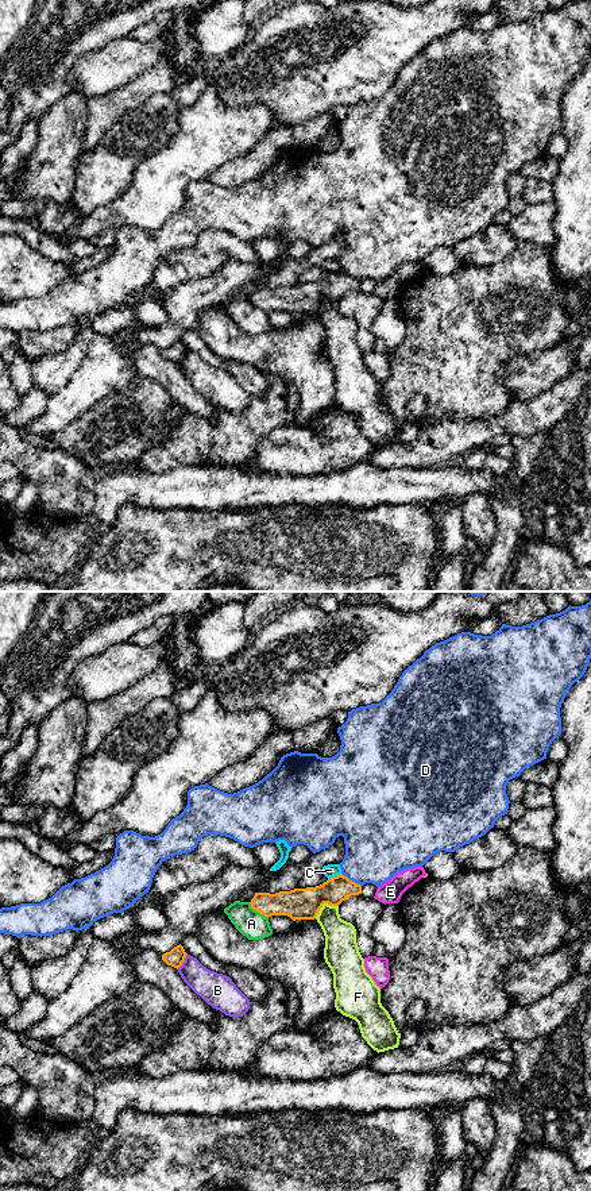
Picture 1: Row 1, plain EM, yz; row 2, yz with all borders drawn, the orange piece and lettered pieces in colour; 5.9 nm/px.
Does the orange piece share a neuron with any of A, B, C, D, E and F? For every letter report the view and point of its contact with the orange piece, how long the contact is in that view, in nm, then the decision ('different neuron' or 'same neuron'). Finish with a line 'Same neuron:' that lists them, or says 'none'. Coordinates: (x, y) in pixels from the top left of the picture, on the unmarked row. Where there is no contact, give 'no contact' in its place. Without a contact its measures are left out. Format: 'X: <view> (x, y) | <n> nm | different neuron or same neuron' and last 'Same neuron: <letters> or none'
A: yz (258, 307) | 160 nm | different neuron
B: yz (182, 357) | 110 nm | different neuron
C: yz (333, 272) | 90 nm | different neuron
D: yz (351, 276) | 150 nm | different neuron
E: yz (425, 270) | 40 nm | different neuron
F: yz (324, 297) | 160 nm | different neuron
Same neuron: none

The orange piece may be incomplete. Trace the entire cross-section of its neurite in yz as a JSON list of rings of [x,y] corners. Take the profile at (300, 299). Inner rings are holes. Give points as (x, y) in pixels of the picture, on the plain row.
[[[343,269],[316,282],[290,286],[255,288],[251,302],[264,312],[287,311],[296,315],[314,315],[324,298],[339,301],[351,290],[362,289],[362,281]]]

